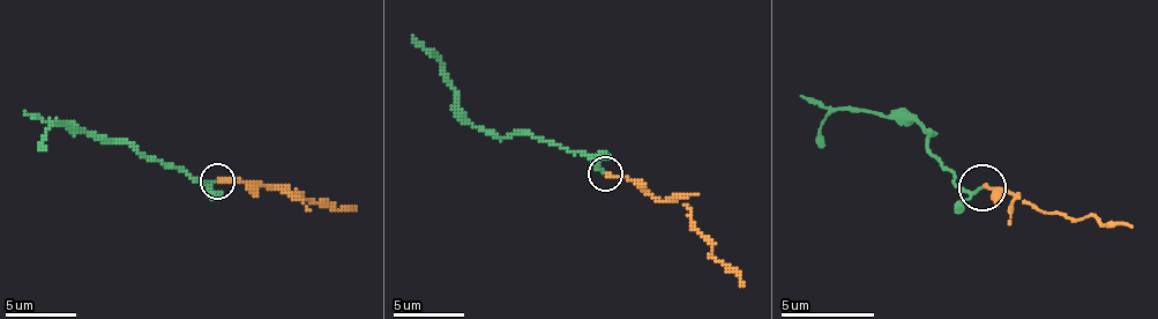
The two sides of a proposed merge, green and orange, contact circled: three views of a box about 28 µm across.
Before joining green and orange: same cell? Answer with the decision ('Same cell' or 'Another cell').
Same cell

